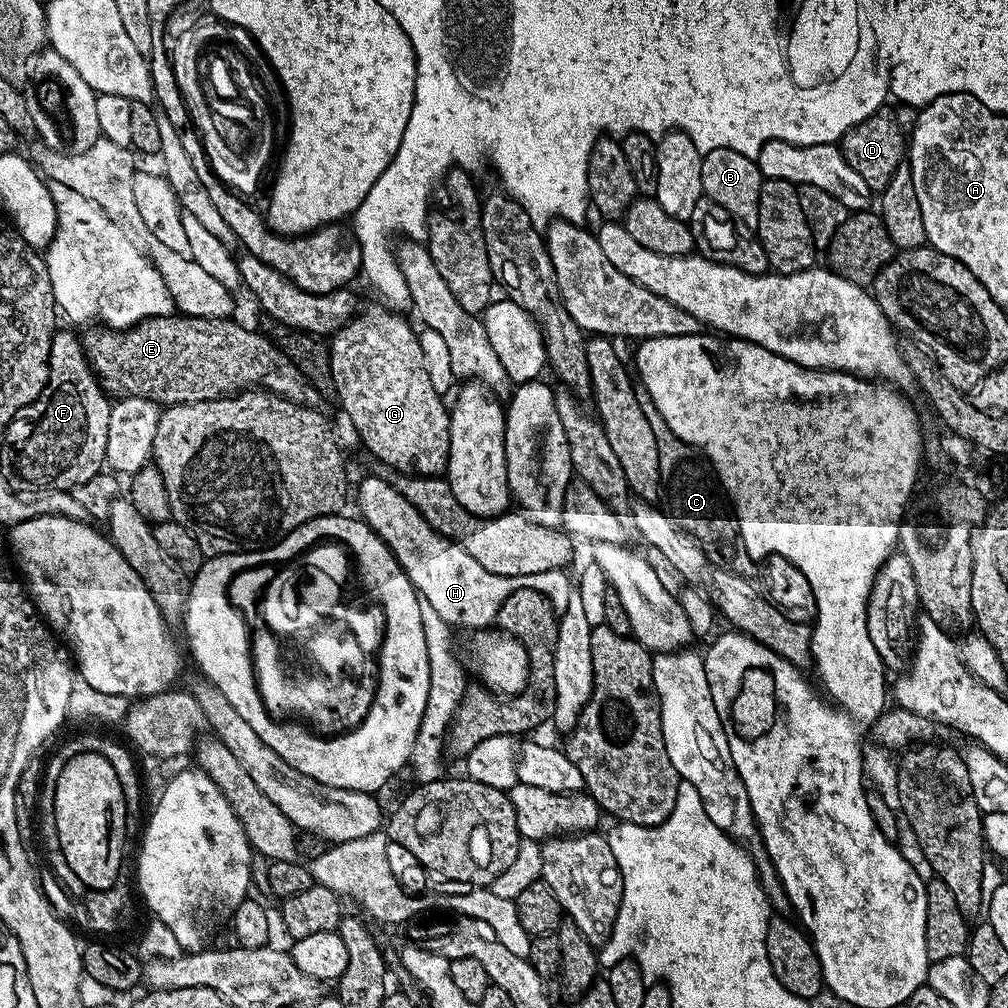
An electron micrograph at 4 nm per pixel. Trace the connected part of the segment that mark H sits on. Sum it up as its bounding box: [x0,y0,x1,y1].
[360,476,571,630]

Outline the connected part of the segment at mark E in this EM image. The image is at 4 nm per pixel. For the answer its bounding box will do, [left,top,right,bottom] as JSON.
[84,314,322,409]

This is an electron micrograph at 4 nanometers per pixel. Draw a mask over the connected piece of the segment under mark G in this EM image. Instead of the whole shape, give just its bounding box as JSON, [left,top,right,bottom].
[328,307,450,476]

